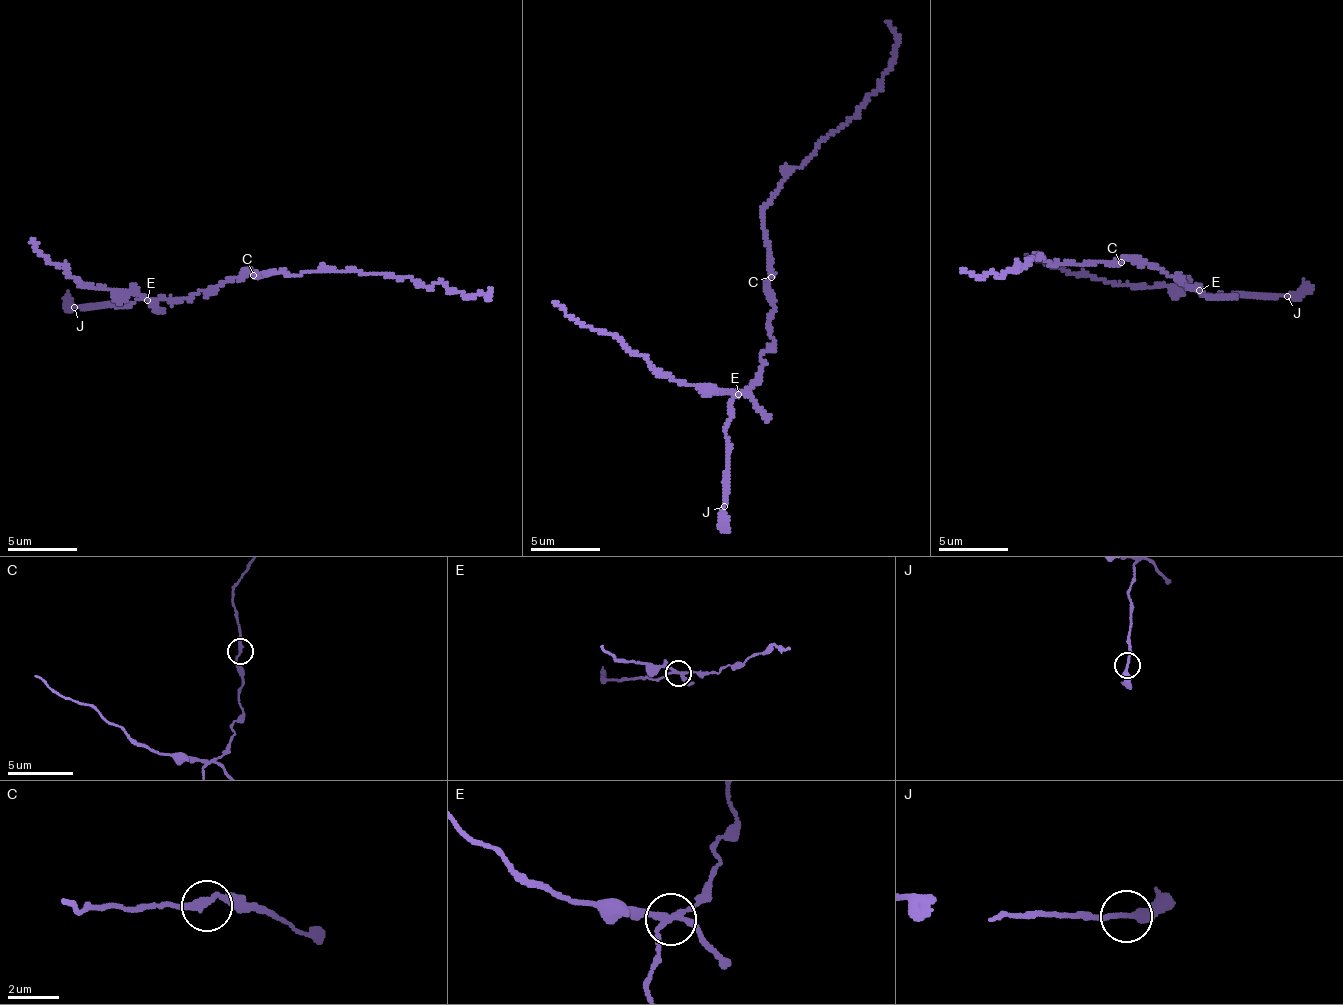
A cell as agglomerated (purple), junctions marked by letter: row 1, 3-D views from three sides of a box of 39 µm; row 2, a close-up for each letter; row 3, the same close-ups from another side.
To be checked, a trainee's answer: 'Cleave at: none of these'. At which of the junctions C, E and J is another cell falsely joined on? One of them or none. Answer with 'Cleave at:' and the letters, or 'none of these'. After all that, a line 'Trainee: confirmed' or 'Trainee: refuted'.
Cleave at: E
Trainee: refuted

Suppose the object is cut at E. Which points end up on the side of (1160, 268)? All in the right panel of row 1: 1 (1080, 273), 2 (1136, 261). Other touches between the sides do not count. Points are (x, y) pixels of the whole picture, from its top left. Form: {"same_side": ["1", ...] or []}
{"same_side": ["2"]}

